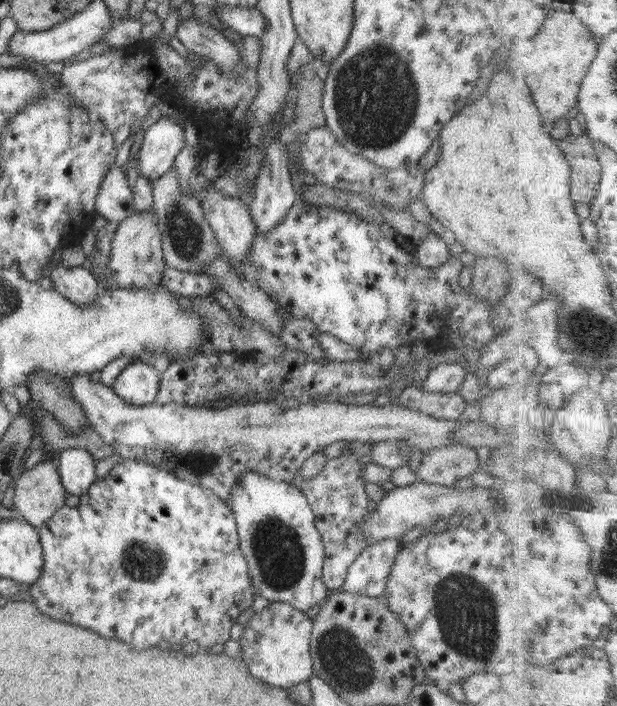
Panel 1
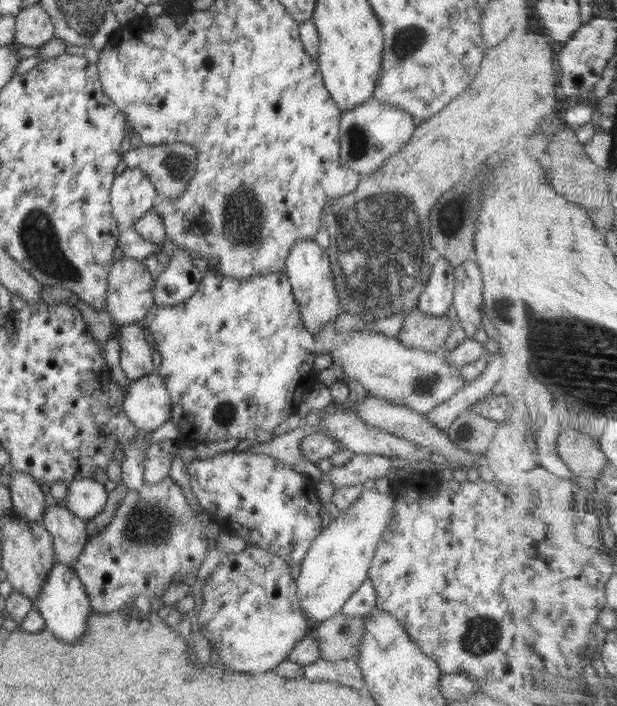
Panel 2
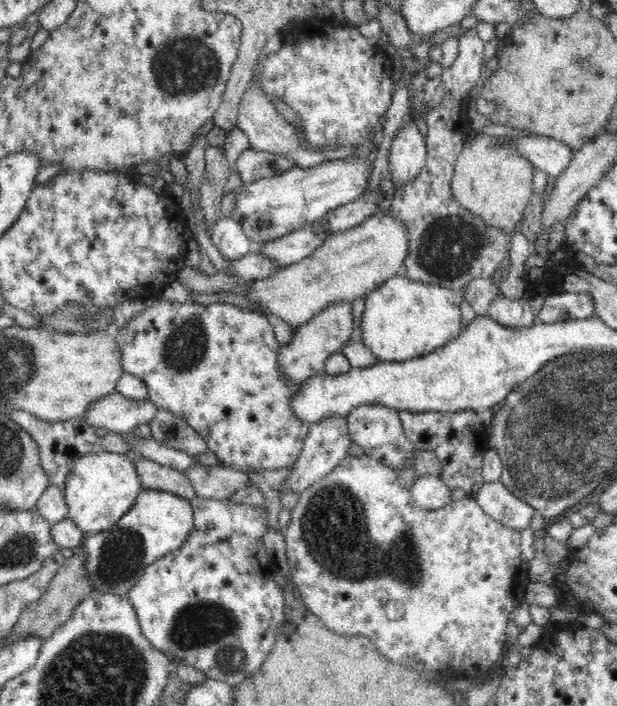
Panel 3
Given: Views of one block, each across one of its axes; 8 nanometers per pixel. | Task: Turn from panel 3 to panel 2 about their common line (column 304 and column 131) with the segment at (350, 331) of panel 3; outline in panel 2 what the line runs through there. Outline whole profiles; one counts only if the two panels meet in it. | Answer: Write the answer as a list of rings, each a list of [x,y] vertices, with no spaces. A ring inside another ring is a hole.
[[[137,323],[121,326],[120,366],[131,382],[156,372],[151,348],[144,338],[143,329]]]

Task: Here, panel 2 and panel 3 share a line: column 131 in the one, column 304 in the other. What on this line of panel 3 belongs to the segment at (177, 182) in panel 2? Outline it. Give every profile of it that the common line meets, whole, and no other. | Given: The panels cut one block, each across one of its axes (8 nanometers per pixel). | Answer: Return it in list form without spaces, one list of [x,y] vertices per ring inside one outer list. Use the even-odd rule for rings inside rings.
[[[279,32],[278,34],[271,36],[268,39],[268,42],[261,48],[261,53],[259,54],[259,59],[257,60],[253,72],[254,76],[251,78],[251,81],[243,94],[242,100],[240,101],[241,105],[238,111],[237,128],[243,130],[244,134],[249,138],[249,146],[252,149],[255,149],[256,151],[265,150],[266,152],[279,154],[292,160],[294,166],[310,168],[314,166],[314,164],[322,162],[322,160],[324,160],[324,154],[320,154],[320,158],[318,158],[318,154],[316,154],[315,150],[304,149],[300,146],[295,129],[284,120],[278,111],[276,111],[274,103],[268,99],[266,91],[264,91],[264,89],[258,85],[258,81],[256,81],[258,66],[262,64],[262,60],[264,60],[268,54],[278,52],[278,50],[282,48],[283,39],[282,33]]]

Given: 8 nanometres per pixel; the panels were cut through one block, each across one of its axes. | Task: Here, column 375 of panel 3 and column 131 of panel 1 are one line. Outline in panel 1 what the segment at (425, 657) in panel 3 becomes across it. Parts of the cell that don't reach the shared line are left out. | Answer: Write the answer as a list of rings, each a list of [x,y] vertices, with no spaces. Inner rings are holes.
[[[123,459],[104,477],[96,479],[84,494],[79,496],[78,506],[61,506],[46,524],[37,528],[40,543],[44,551],[44,572],[40,578],[28,587],[34,603],[42,613],[53,619],[64,621],[85,629],[90,629],[108,638],[118,638],[133,647],[143,649],[158,645],[160,640],[168,640],[172,647],[180,647],[190,640],[195,640],[201,651],[207,652],[216,643],[225,643],[230,639],[230,628],[236,624],[238,616],[250,608],[254,601],[254,589],[248,574],[247,560],[239,547],[239,534],[234,513],[214,491],[193,485],[178,477],[174,471],[160,469],[150,462]]]

